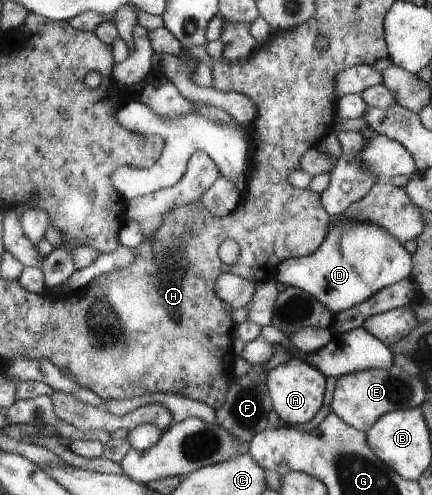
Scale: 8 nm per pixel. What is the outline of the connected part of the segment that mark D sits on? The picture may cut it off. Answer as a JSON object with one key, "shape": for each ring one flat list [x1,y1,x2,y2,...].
{"shape":[[358,220,331,223,330,232,318,251,283,261,275,281,313,295,333,315,351,310,371,295,413,275,414,259,401,241,383,227]]}

